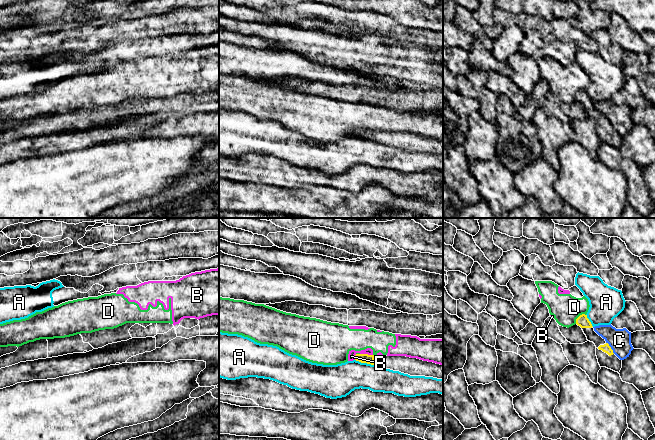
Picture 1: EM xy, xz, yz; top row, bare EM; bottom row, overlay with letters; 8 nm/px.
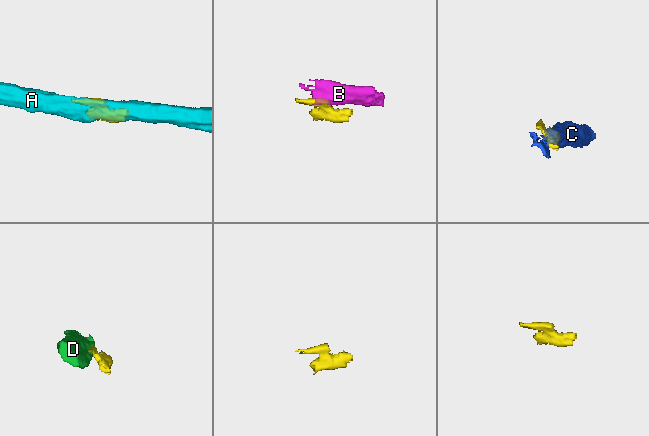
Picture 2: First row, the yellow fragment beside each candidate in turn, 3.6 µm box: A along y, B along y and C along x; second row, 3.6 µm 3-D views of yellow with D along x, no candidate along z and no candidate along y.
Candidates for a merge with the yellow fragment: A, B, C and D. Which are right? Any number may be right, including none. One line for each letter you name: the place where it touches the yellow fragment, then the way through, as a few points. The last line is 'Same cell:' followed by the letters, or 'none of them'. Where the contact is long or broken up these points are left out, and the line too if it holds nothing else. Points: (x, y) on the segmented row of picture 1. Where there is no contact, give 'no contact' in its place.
Same cell: none of them

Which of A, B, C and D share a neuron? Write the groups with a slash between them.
A / B D / C

